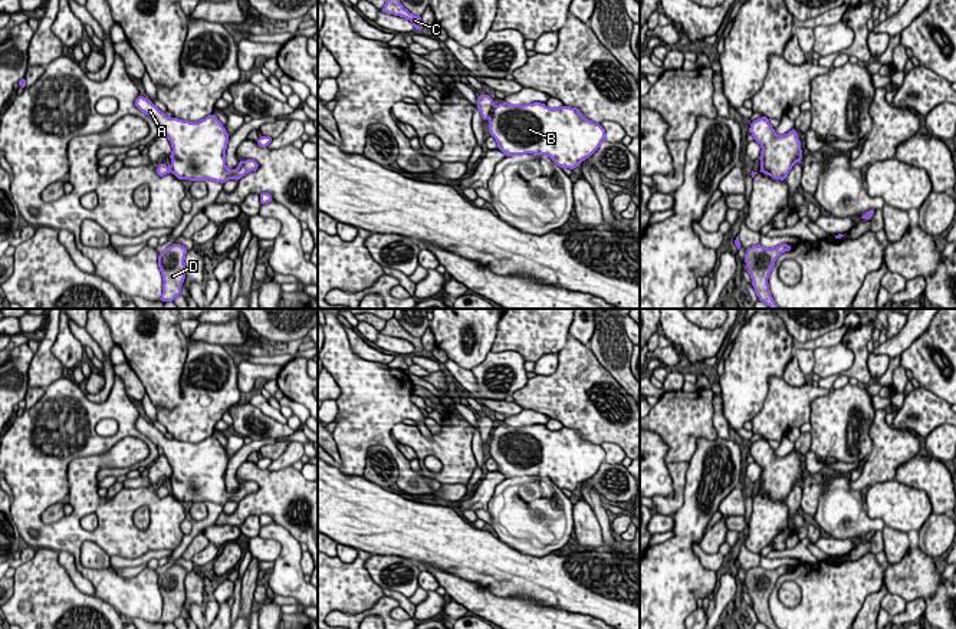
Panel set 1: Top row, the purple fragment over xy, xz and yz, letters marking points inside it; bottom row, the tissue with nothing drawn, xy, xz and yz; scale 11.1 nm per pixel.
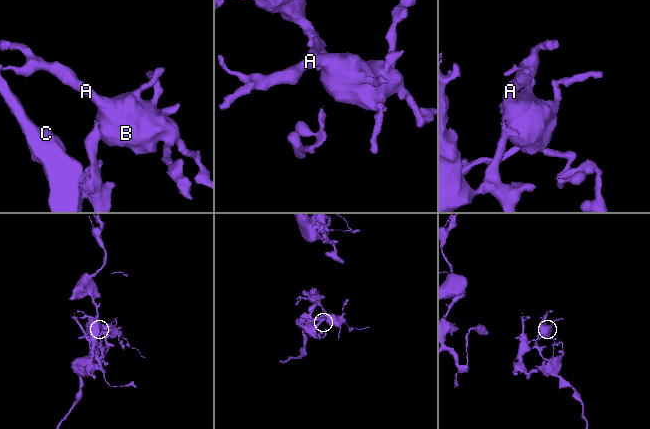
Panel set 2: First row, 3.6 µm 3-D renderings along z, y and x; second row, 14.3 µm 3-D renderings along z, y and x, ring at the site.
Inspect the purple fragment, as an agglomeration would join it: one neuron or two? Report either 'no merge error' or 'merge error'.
merge error

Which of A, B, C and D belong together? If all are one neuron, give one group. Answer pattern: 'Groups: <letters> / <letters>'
Groups: A B / C D

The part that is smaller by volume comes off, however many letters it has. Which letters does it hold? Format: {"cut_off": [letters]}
{"cut_off": ["A", "B"]}

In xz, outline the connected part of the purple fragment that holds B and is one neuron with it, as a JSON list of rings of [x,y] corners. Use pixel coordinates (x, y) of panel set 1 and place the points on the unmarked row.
[[[533,424],[523,427],[499,425],[492,431],[489,454],[497,462],[497,471],[506,478],[512,477],[548,477],[561,490],[576,490],[589,480],[605,461],[601,445],[584,439],[578,429],[548,429],[546,425]]]

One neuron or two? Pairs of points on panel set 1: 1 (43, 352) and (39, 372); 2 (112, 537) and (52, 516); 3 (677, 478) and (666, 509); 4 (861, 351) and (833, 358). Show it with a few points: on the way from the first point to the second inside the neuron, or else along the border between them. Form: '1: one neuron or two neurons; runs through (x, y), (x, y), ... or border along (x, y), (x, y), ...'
1: one neuron; runs through (43, 356), (43, 368)
2: two neurons; border along (68, 501), (52, 504), (42, 514), (40, 522)
3: one neuron; runs through (677, 486), (677, 497), (673, 501)
4: two neurons; border along (843, 342), (853, 353), (853, 364), (840, 374)

